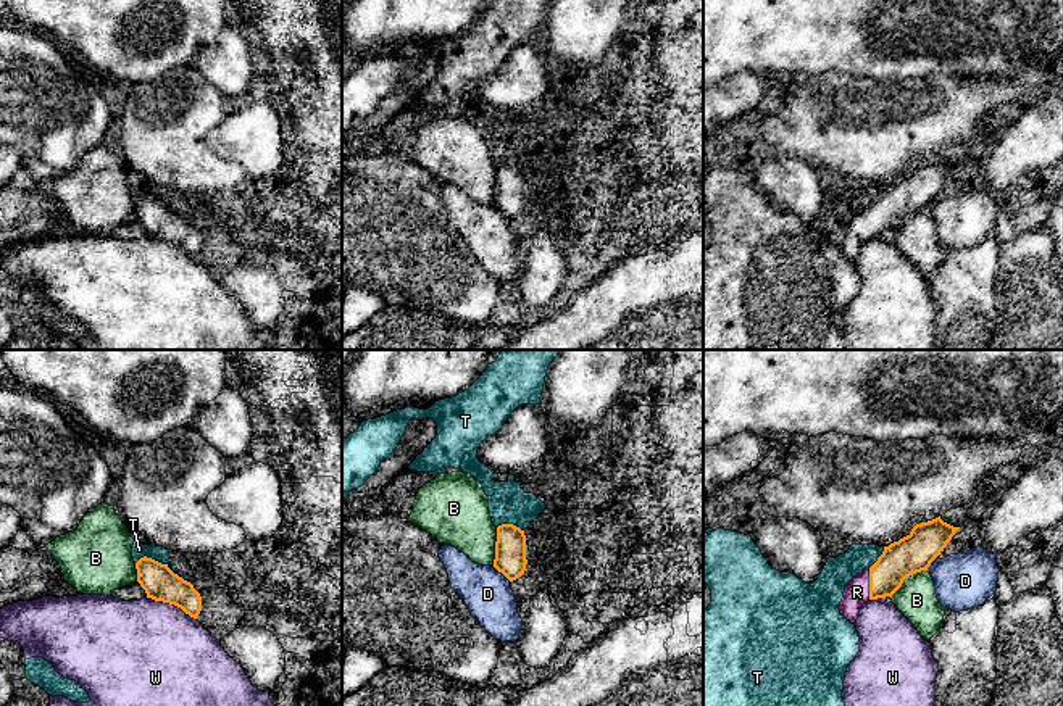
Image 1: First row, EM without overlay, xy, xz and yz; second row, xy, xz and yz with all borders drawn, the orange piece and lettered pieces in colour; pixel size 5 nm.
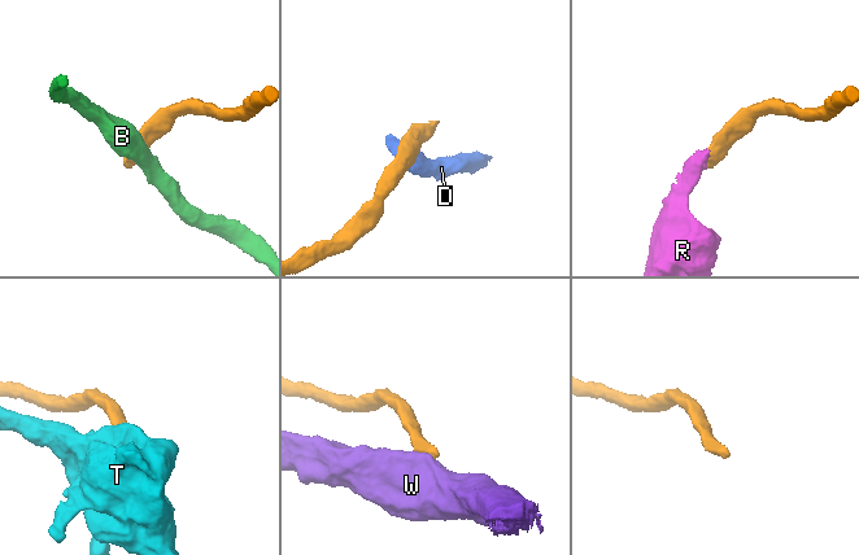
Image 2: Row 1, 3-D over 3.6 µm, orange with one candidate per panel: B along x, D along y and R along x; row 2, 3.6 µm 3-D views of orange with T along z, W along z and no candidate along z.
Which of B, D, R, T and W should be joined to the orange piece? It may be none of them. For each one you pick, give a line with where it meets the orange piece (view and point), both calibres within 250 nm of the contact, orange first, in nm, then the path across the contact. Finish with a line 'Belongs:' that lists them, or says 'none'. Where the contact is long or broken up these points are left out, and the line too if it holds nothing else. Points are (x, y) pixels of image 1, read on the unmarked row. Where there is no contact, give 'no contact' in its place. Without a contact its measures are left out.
R: contact yz (870, 223); calibres 190 and 120 nm; way yz (910, 194), (870, 223), (857, 231)
Belongs: R

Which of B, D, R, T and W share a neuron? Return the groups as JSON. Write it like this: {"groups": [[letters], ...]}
{"groups": [["B"], ["D"], ["R"], ["T"], ["W"]]}

